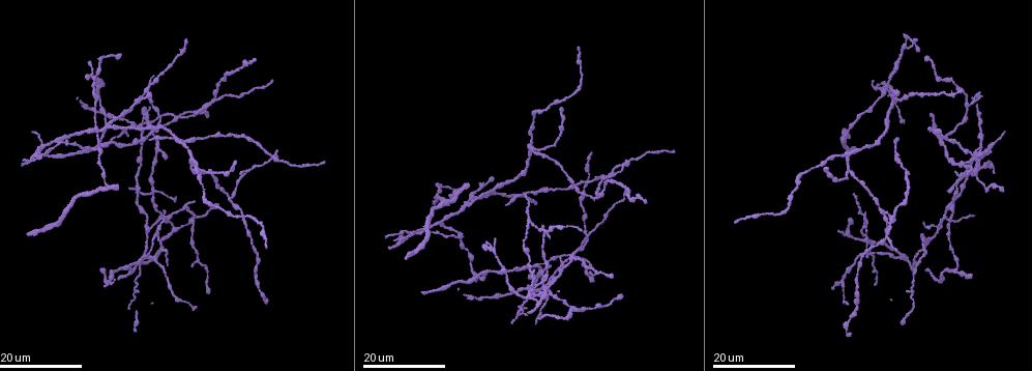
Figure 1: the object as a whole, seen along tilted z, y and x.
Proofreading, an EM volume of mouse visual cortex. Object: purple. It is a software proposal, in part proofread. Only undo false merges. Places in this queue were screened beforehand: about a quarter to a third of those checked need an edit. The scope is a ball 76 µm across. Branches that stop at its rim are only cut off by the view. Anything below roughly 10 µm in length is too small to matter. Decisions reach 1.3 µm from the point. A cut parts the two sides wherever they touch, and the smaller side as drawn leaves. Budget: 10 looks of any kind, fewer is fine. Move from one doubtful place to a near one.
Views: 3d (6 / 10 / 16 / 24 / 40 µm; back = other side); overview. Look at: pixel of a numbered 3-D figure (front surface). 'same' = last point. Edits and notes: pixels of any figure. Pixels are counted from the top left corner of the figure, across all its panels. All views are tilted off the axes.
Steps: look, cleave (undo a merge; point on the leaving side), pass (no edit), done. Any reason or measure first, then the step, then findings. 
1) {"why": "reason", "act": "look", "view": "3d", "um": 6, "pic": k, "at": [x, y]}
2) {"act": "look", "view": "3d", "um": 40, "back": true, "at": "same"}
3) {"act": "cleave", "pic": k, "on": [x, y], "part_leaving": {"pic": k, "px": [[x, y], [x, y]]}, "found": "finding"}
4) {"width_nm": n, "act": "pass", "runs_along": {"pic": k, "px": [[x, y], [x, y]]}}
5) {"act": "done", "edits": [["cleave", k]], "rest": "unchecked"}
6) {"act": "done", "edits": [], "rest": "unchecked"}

{"why": "branch point", "act": "look", "view": "3d", "um": 24, "pic": 1, "at": [539, 147]}

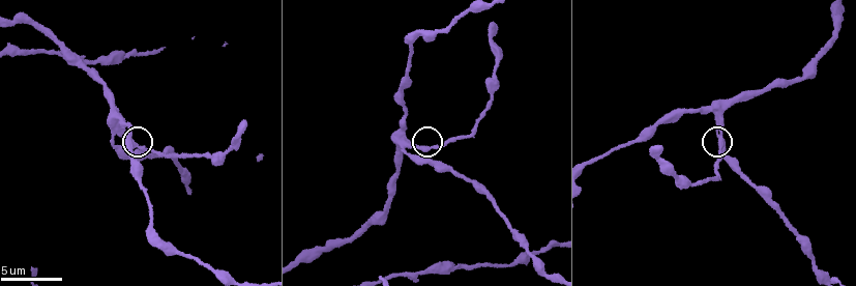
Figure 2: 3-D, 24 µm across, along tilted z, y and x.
{"act": "look", "view": "3d", "um": 6, "pic": 2, "at": [721, 142]}

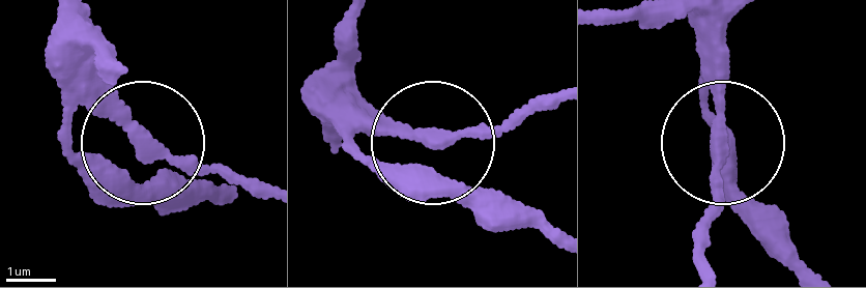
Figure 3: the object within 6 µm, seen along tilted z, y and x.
{"arms": 3, "act": "pass", "found": "continuous, no second cell"}

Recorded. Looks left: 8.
{"why": "side arm on a straight run", "act": "look", "view": "3d", "um": 16, "pic": 1, "at": [150, 228]}

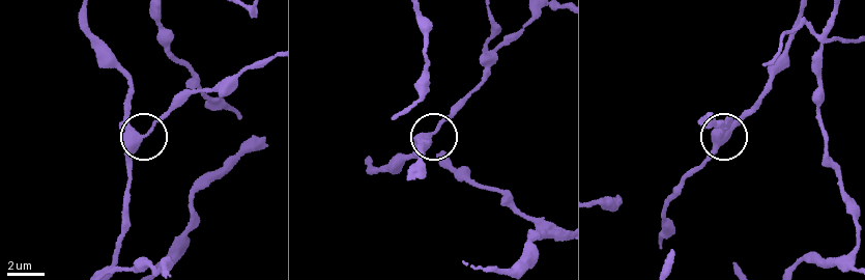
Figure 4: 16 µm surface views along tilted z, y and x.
{"act": "look", "view": "3d", "um": 10, "pic": 4, "at": [136, 141]}

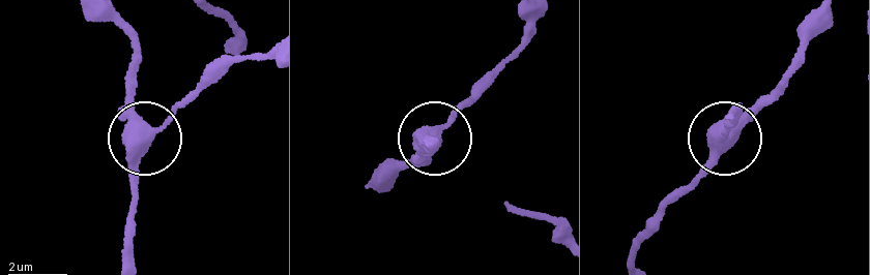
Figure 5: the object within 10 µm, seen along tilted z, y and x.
{"side_arm_um": 39, "act": "pass", "runs_along": {"pic": 5, "px": [[99, 12], [128, 48], [144, 129], [155, 131], [203, 83]]}, "found": "all the same cell"}

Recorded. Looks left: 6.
{"why": "two arms in line, one across", "act": "look", "view": "3d", "um": 24, "pic": 1, "at": [229, 201]}

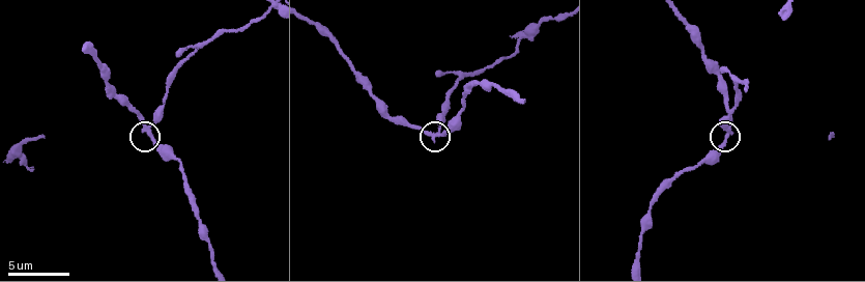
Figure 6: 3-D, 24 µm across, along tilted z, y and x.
{"why": "zoom in", "act": "look", "view": "3d", "um": 10, "pic": 6, "at": [727, 133]}

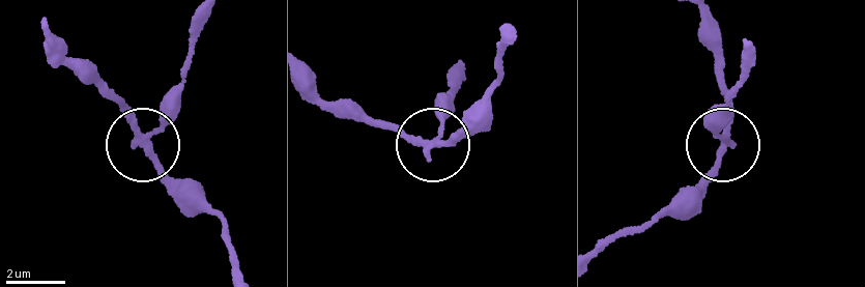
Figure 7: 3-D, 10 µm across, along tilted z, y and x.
{"side_arm_um": 34, "act": "pass", "runs_along": {"pic": 7, "px": [[308, 86], [417, 142], [442, 142], [486, 124]]}, "found": "continuous, no second cell"}

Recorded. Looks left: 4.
{"why": "arms part here", "act": "look", "view": "3d", "um": 16, "pic": 1, "at": [110, 126]}

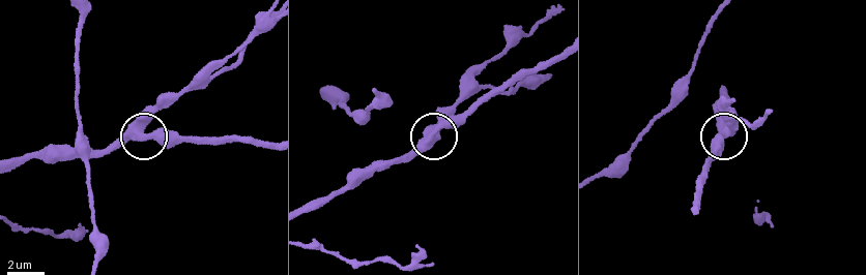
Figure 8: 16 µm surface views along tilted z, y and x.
{"why": "closer look", "act": "look", "view": "3d", "um": 10, "pic": 8, "at": [139, 134]}

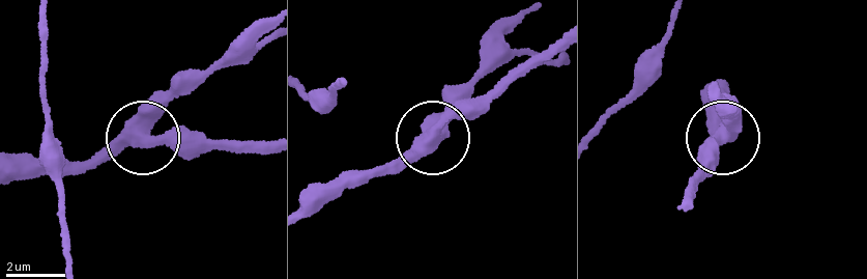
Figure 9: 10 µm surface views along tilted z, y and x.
{"arms": 3, "act": "pass", "found": "continuous, no second cell"}

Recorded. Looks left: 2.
{"why": "three-way junction", "act": "look", "view": "3d", "um": 16, "pic": 1, "at": [107, 186]}

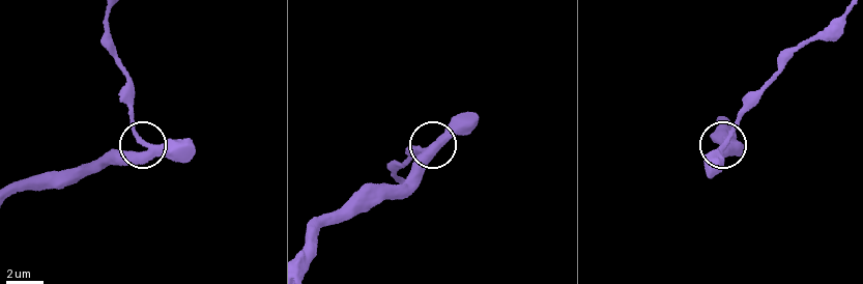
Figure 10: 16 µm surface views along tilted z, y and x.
{"act": "look", "view": "3d", "um": 6, "pic": 10, "at": [725, 143]}

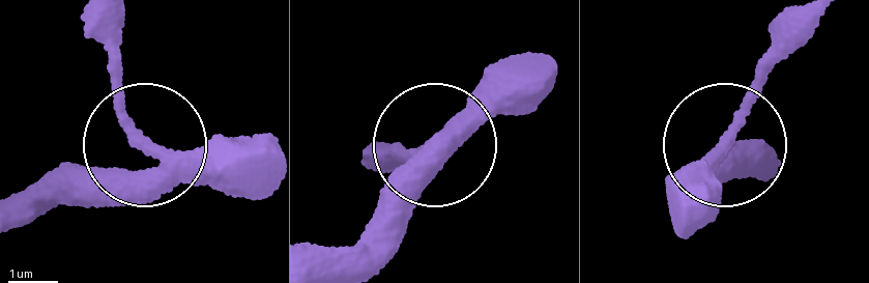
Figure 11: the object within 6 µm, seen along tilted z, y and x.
{"width_nm": 340, "act": "pass", "found": "one cell here"}

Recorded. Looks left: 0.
{"act": "done", "edits": [], "rest": "unchecked"}

